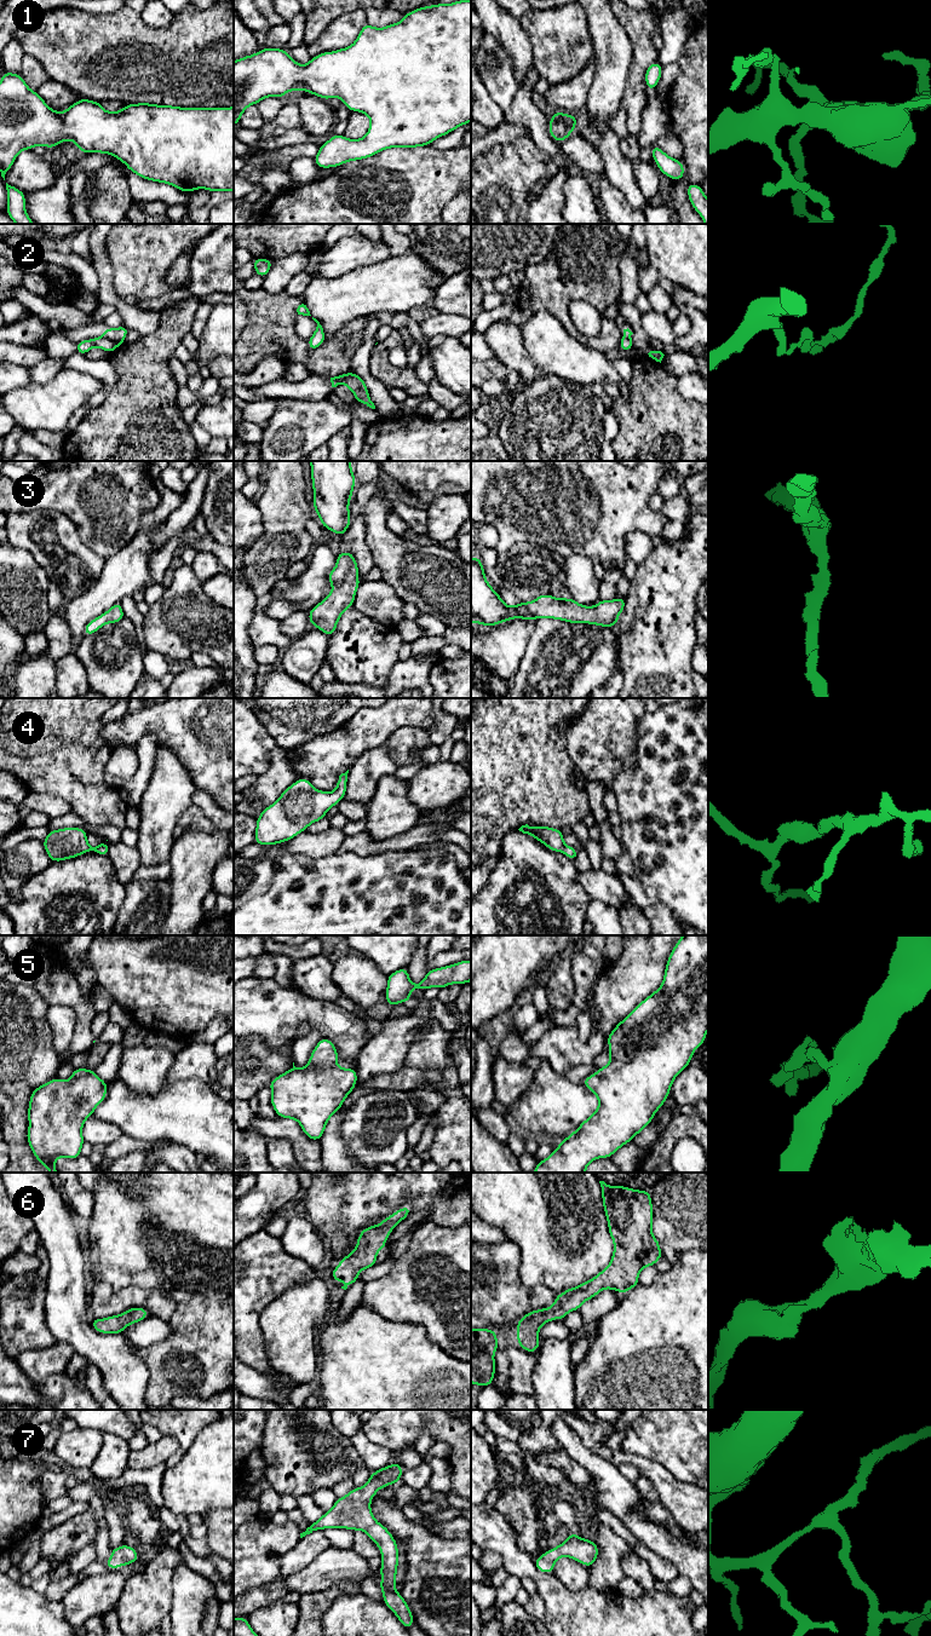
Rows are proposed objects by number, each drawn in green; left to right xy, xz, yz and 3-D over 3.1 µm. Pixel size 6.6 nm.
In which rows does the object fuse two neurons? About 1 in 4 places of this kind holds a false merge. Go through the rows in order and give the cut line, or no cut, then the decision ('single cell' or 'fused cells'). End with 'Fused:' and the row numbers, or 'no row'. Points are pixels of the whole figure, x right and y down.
1: cut none; single cell
2: cut xy (103, 335), (119, 344); fused cells
3: cut none; single cell
4: cut none; single cell
5: cut none; single cell
6: cut none; single cell
7: cut none; single cell
Fused: 2

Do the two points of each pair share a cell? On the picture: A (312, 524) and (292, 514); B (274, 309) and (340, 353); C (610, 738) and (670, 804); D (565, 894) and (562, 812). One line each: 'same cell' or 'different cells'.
A: different cells
B: same cell
C: different cells
D: different cells

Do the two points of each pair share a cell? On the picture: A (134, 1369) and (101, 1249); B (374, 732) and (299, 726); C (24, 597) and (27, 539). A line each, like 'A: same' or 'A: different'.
A: different
B: different
C: different

